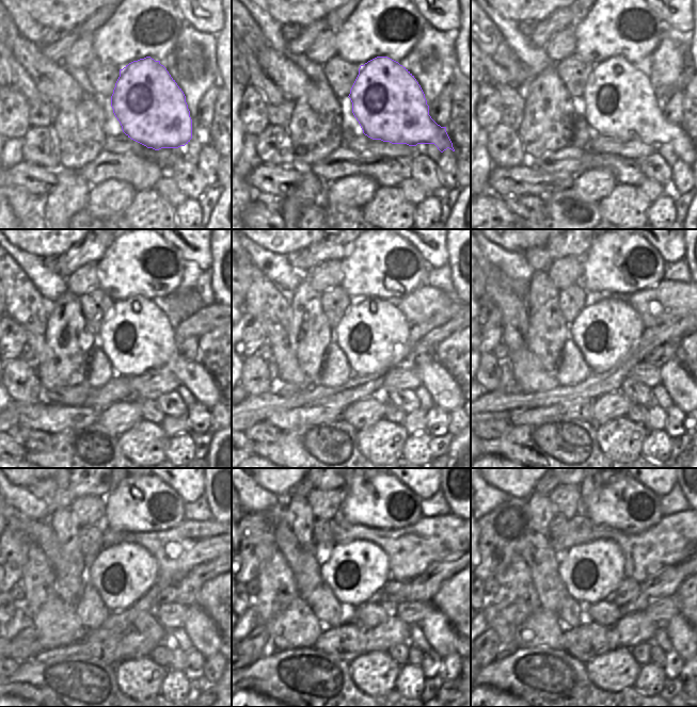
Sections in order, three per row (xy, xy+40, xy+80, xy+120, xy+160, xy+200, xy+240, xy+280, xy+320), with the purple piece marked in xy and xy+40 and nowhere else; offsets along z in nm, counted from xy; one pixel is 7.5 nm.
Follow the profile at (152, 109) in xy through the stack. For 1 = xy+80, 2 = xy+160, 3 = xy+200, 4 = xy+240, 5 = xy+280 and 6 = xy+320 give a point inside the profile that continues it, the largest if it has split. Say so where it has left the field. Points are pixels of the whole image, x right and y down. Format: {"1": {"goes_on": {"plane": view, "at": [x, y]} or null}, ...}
{"1": {"goes_on": {"plane": "xy+80", "at": [620, 101]}}, "2": {"goes_on": {"plane": "xy+160", "at": [374, 335]}}, "3": {"goes_on": {"plane": "xy+200", "at": [604, 332]}}, "4": {"goes_on": {"plane": "xy+240", "at": [123, 573]}}, "5": {"goes_on": {"plane": "xy+280", "at": [355, 571]}}, "6": {"goes_on": {"plane": "xy+320", "at": [591, 572]}}}

